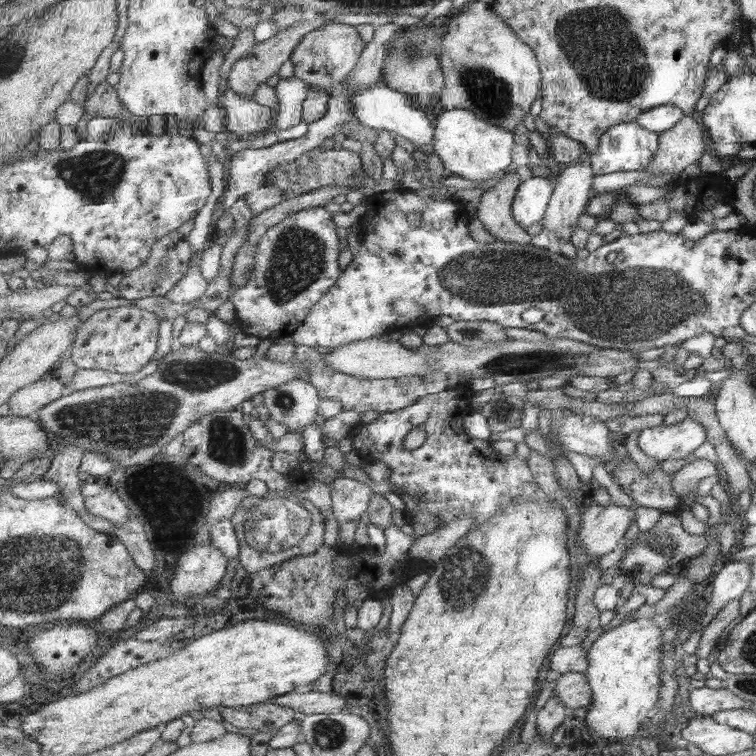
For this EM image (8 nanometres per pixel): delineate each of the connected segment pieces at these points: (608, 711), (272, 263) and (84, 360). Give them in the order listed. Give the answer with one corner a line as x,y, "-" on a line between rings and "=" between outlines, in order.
647,617
612,628
591,645
590,666
585,673
593,689
593,704
587,714
587,725
595,737
626,742
633,741
643,731
660,700
663,644
663,630
=
324,207
302,210
273,225
257,243
255,267
247,283
229,288
228,300
236,308
241,331
260,340
293,337
313,307
341,278
341,245
333,213
=
135,304
100,310
76,331
70,356
77,369
119,372
129,378
155,356
159,342
159,322
161,319
154,312

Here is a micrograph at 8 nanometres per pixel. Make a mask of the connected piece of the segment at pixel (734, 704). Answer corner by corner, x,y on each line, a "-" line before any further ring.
707,685
695,688
691,692
691,704
701,716
713,716
723,710
748,709
751,711
751,701
733,694
726,687
715,690

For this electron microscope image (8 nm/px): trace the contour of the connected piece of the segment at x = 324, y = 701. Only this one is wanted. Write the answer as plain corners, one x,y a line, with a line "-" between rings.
313,688
302,689
270,700
272,703
288,706
306,715
344,711
347,700
343,696
315,691

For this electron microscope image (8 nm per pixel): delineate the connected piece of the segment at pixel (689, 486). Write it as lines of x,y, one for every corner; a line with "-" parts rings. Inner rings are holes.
695,458
691,463
685,463
678,471
673,473
673,488
679,496
679,501
683,501
693,489
697,487
703,478
709,478
717,474
717,464
711,460

